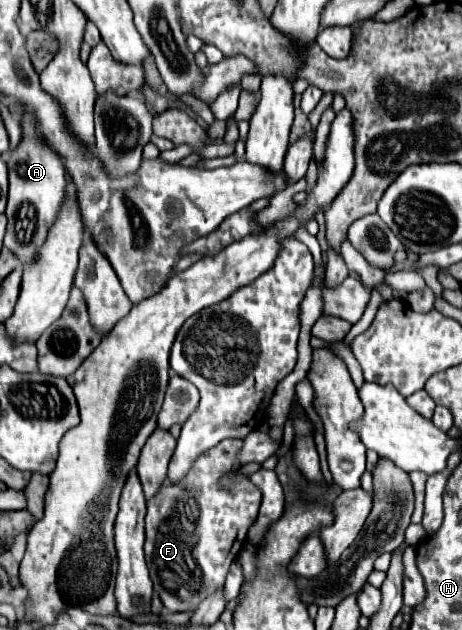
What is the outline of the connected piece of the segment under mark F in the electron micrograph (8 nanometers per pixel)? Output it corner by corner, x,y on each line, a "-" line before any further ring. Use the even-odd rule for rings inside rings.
223,439
217,447
203,453
189,475
179,483
165,483
165,487
147,503
147,517
145,517
145,559
149,565
151,581
155,585
155,593
161,597
165,609
169,613
179,611
195,611
203,599
221,591
225,585
225,577
229,573
231,563
237,559
239,541
247,539
251,523
257,518
261,505
261,491
247,479
241,477
241,485
235,485
231,491
223,491
217,481
225,475
235,471
235,455
241,449
241,439

